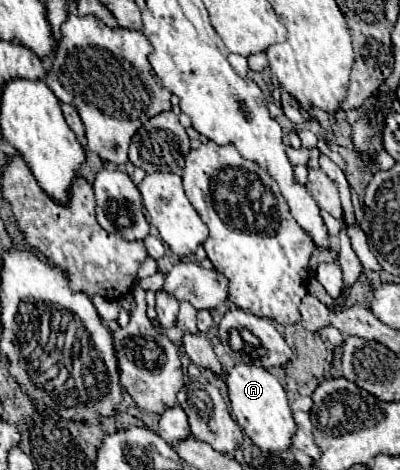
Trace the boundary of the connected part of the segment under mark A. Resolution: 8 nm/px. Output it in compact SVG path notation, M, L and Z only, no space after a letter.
M236 364L226 374L230 404L232 404L232 416L240 424L240 428L246 432L246 436L262 450L262 452L284 452L292 446L294 430L298 430L292 408L288 406L286 392L282 384L262 366L254 364Z

